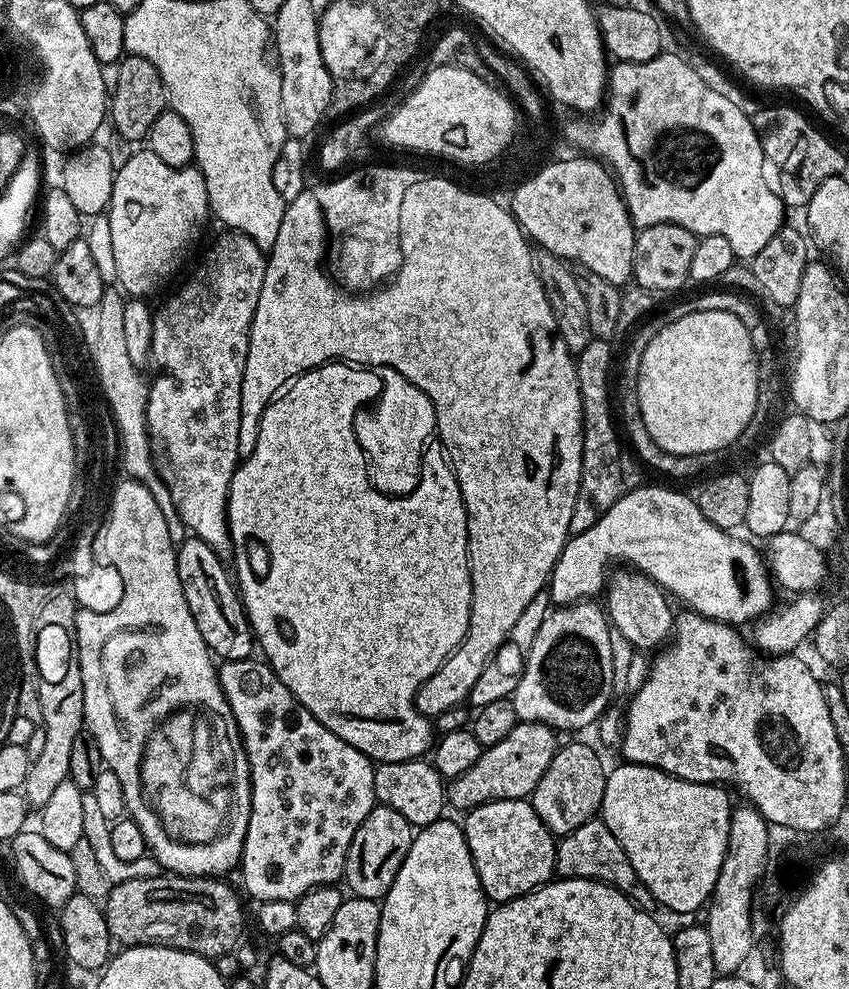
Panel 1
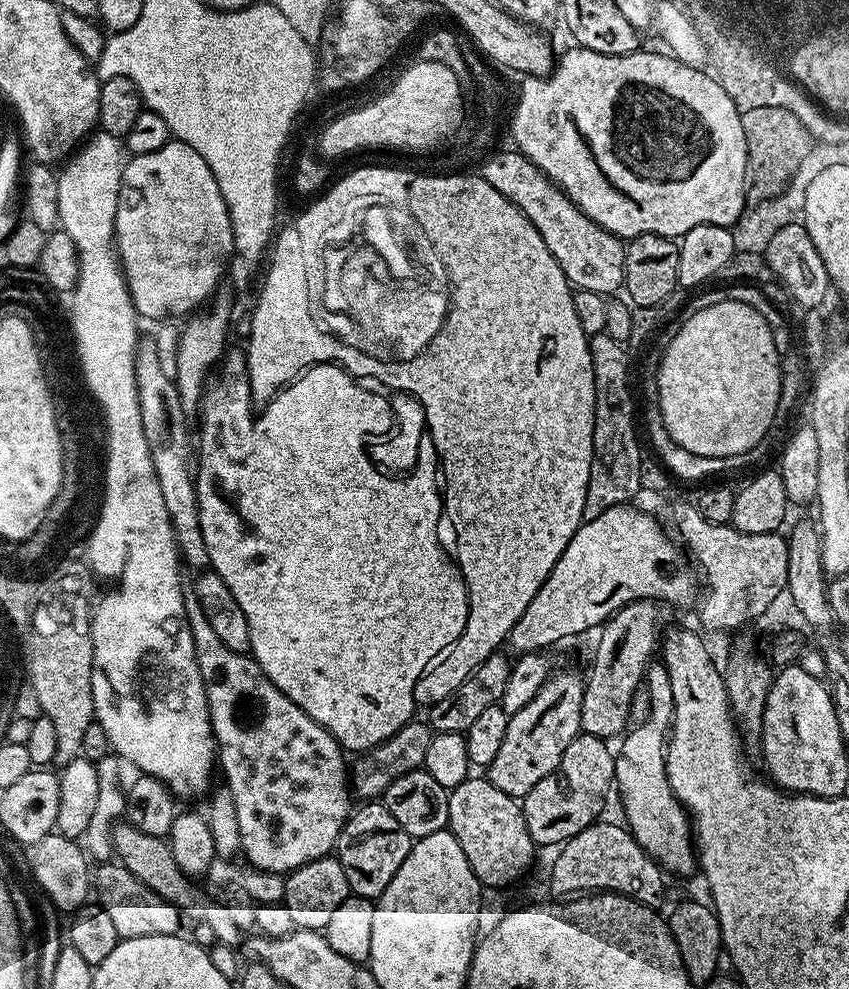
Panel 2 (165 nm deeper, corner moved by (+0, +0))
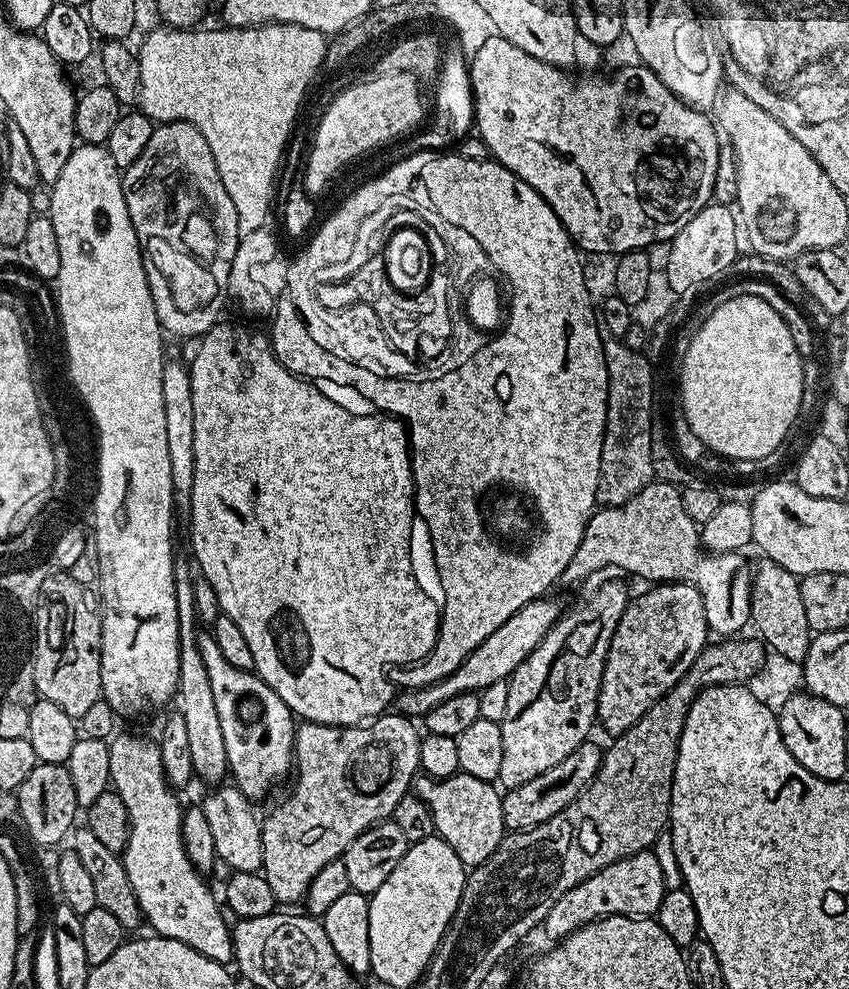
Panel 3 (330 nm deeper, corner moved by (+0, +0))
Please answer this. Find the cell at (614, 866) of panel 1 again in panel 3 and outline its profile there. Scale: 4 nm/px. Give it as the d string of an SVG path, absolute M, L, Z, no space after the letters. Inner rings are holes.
M649 850L622 858L586 878L586 882L574 886L574 890L566 890L566 894L562 894L562 898L550 906L550 914L546 914L542 932L549 936L549 941L559 942L582 926L607 916L655 917L666 891L666 883L664 868L654 853Z

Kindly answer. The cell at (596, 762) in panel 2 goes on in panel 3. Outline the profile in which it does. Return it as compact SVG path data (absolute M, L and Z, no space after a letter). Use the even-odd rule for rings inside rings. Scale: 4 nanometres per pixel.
M592 743L580 744L570 754L566 754L558 766L550 766L546 774L538 774L538 778L530 778L530 782L522 782L522 786L507 789L503 793L502 818L508 832L524 832L554 818L554 814L566 810L566 806L570 806L570 802L582 794L582 790L588 787L600 768L602 748Z

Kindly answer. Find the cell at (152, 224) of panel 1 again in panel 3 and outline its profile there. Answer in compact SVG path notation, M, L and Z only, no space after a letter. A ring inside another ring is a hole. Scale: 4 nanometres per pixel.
M169 120L157 123L152 129L150 142L146 146L146 150L142 150L138 162L134 162L129 168L123 169L122 179L124 182L126 210L130 214L130 222L138 234L138 238L141 242L161 240L164 243L156 245L145 243L142 248L146 278L152 291L154 310L160 319L161 329L168 334L173 332L176 336L203 337L204 333L209 332L221 319L220 311L226 308L227 283L230 279L231 263L234 260L235 251L238 250L238 244L242 235L238 226L238 210L234 210L234 202L230 202L230 194L226 194L226 186L222 186L222 178L218 174L218 166L214 162L214 154L210 154L210 146L207 144L206 138L202 138L199 130L192 124L187 124L184 120Z

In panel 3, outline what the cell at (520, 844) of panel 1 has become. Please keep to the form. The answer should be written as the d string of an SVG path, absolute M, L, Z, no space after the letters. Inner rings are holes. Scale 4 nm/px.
M461 771L445 780L429 784L432 785L422 792L422 798L434 818L435 835L448 843L450 850L458 854L464 865L475 866L486 862L486 858L494 854L506 835L502 818L502 796L499 791L496 793L497 785Z

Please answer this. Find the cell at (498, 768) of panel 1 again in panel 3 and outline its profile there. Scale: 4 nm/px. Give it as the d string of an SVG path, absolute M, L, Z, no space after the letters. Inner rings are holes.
M608 580L600 584L585 600L580 600L572 609L565 611L554 627L534 646L534 650L518 670L508 677L506 710L499 726L502 730L502 770L499 783L505 789L522 786L538 774L546 774L550 766L558 766L566 754L589 739L592 724L597 723L596 700L602 686L603 667L611 639L618 629L619 619L630 601L628 588L620 580Z

